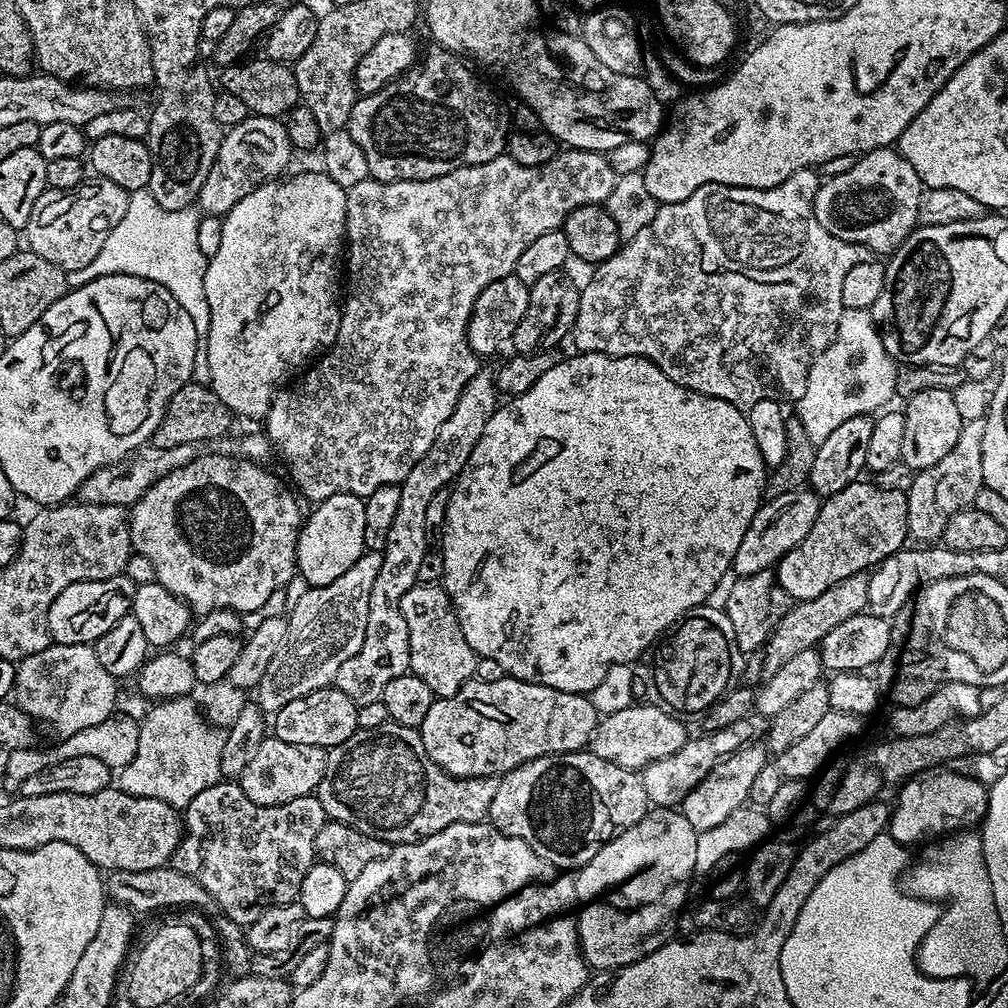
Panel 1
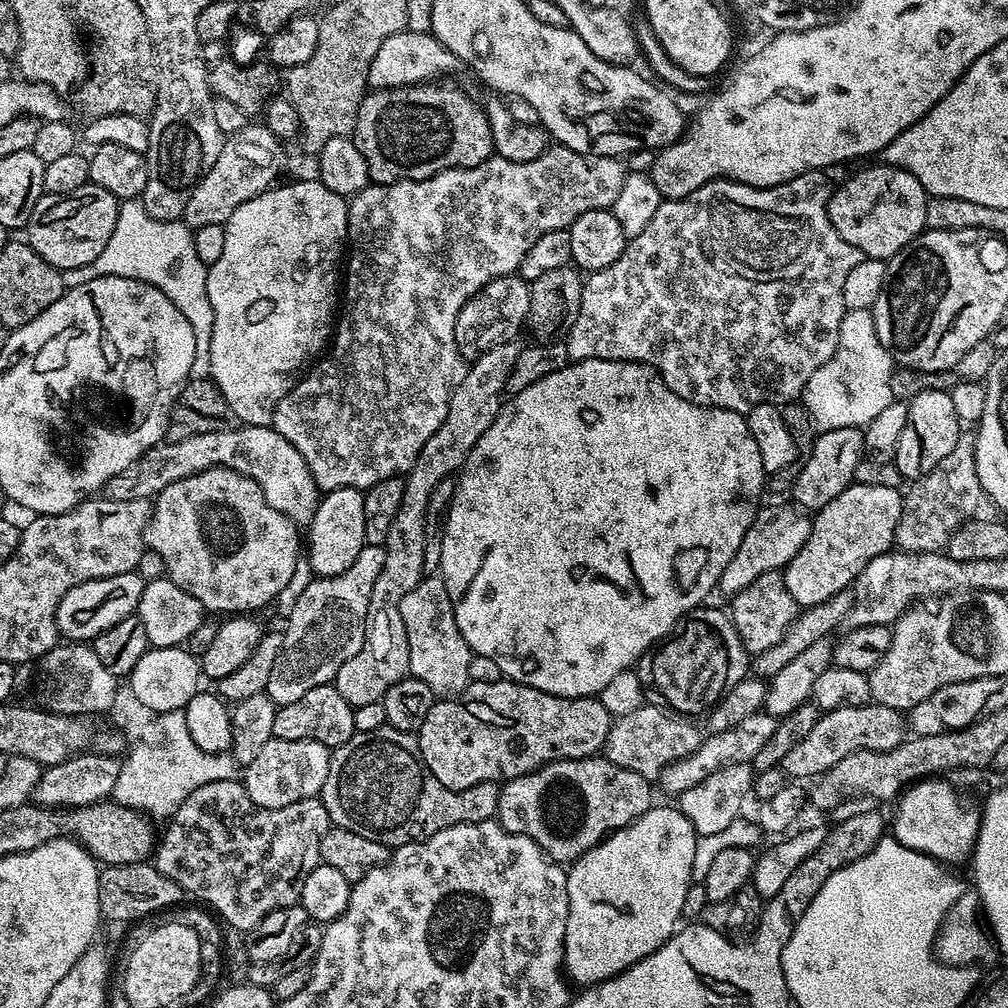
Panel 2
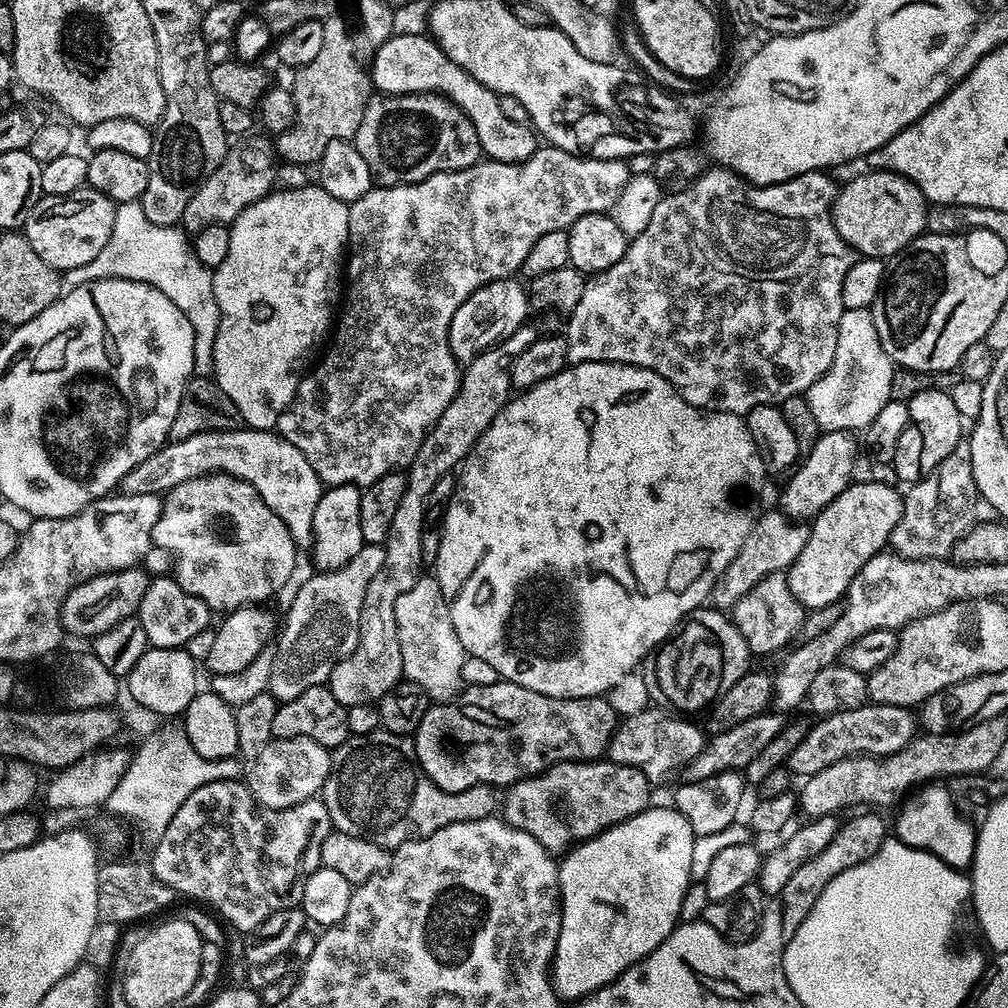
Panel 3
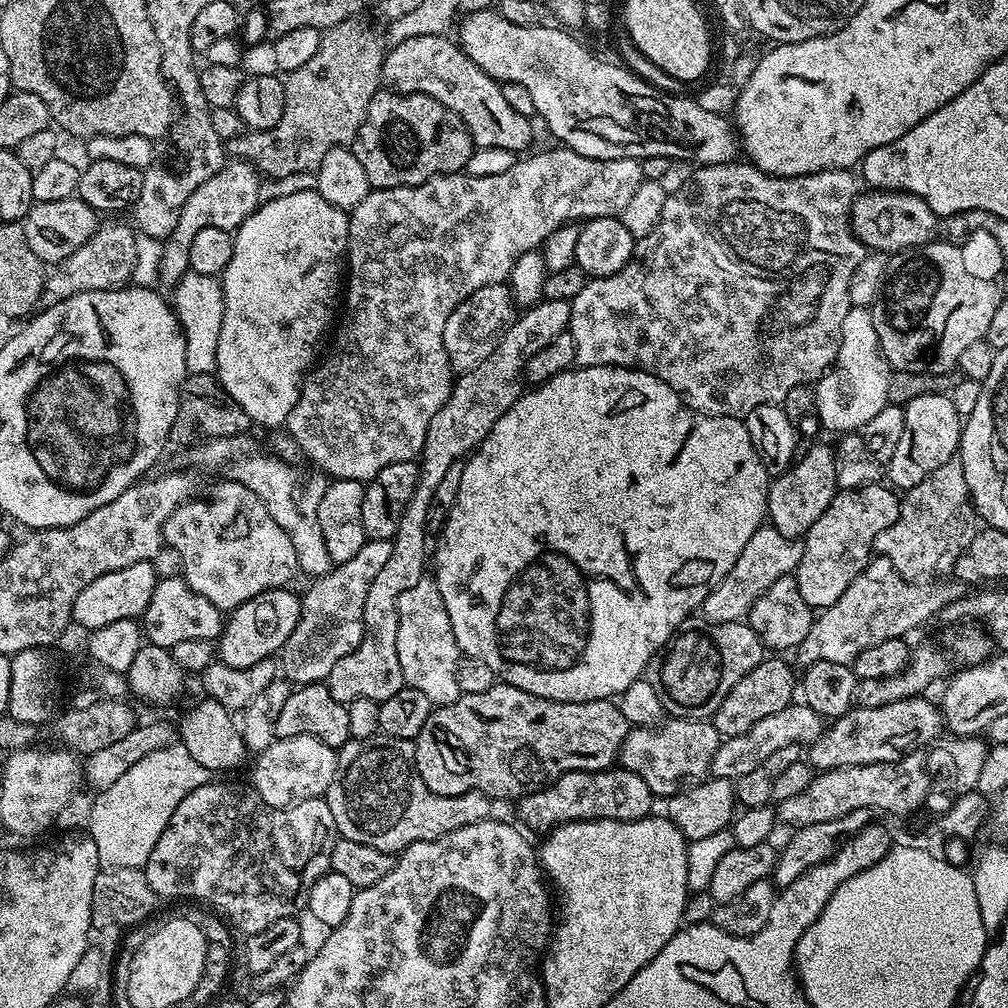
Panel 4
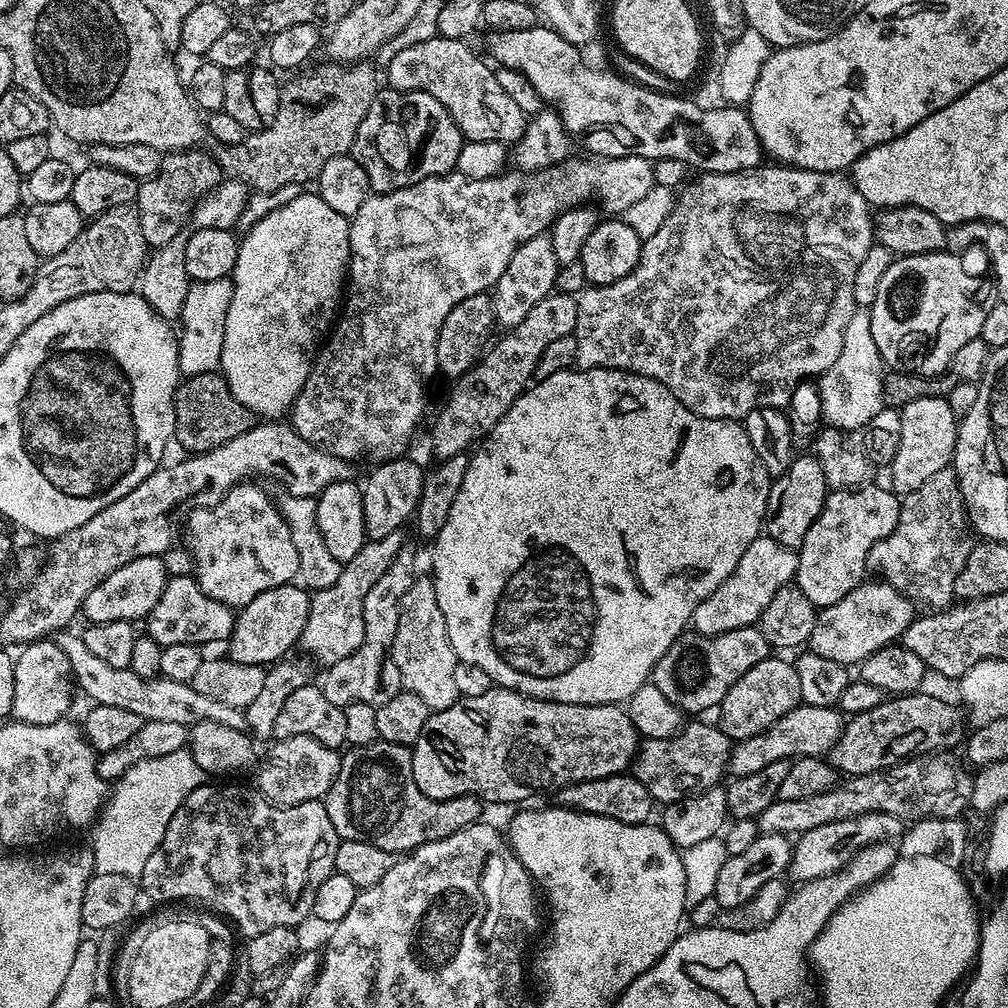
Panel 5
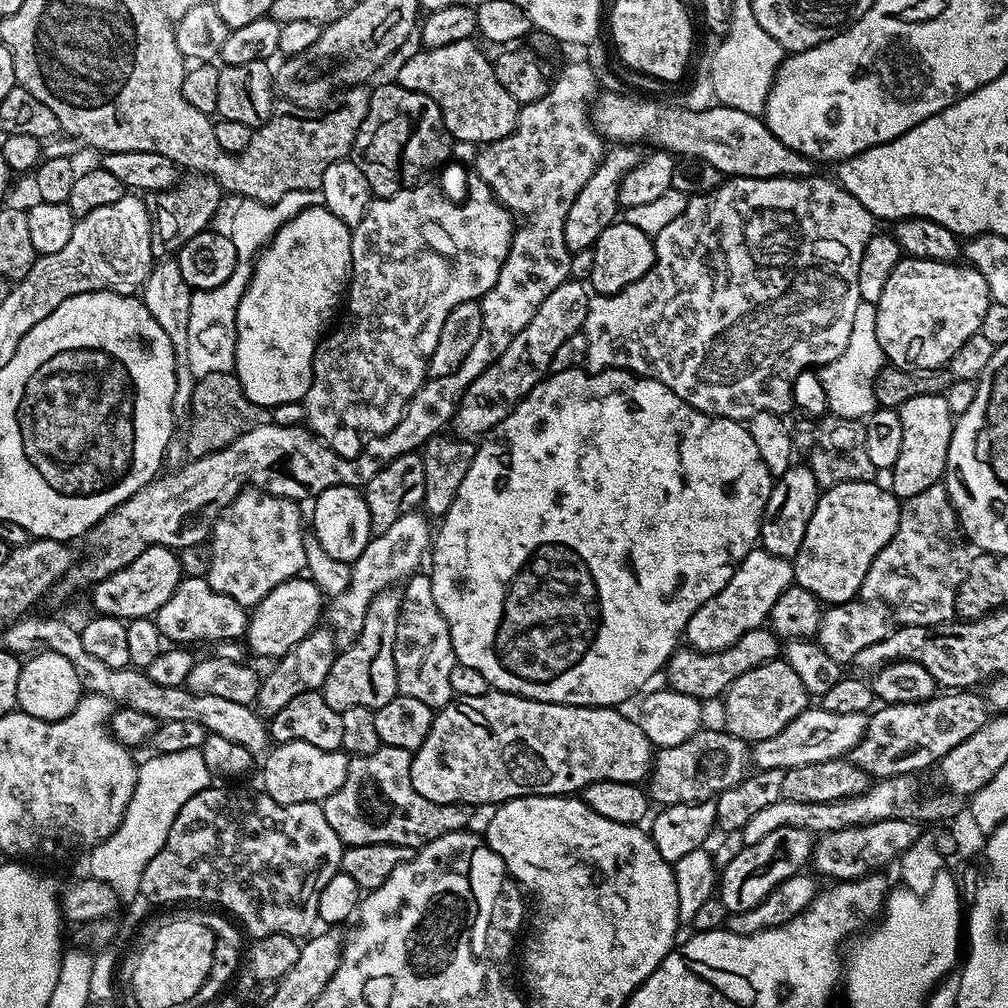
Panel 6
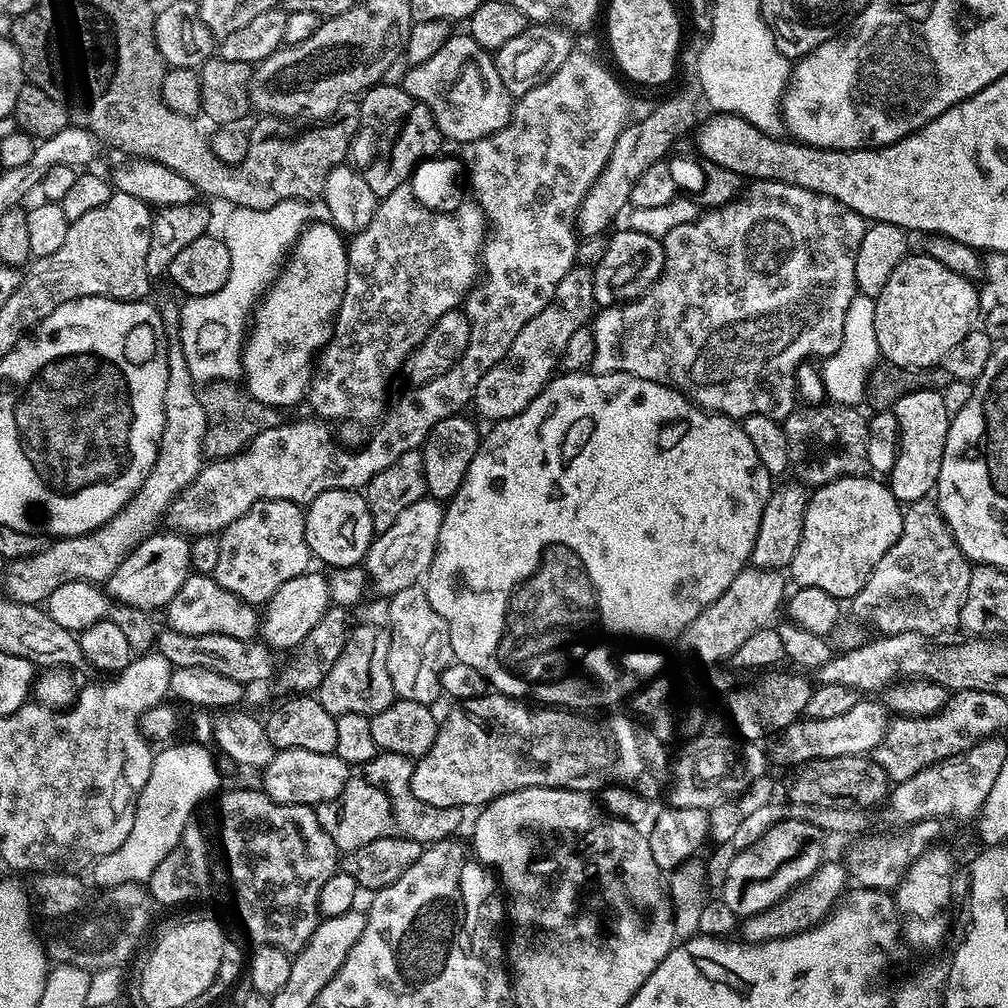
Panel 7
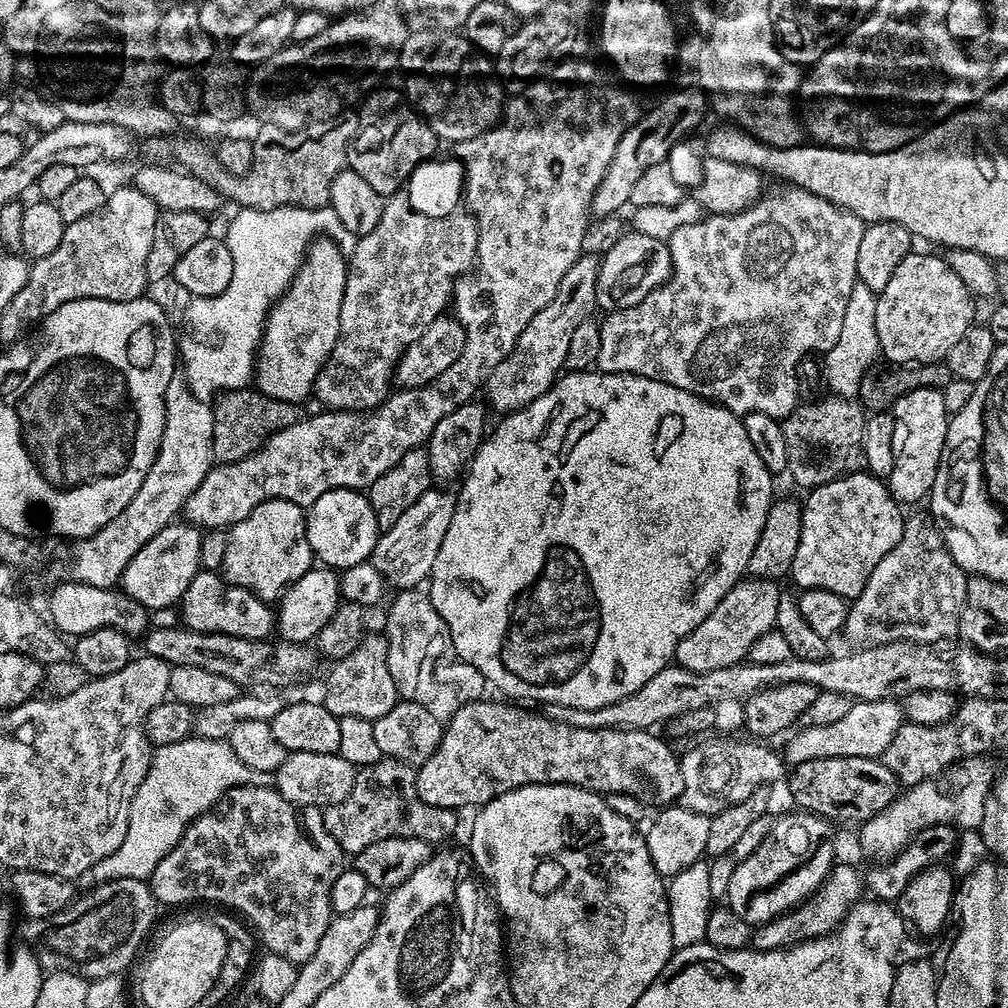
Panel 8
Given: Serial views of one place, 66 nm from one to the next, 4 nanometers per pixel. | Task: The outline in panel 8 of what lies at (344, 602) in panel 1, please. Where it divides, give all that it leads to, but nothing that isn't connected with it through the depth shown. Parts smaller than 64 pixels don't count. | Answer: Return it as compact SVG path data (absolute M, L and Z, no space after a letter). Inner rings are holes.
M429 490L394 522L394 526L383 529L379 533L372 551L370 562L382 574L382 578L393 589L416 588L423 585L432 575L434 558L438 558L438 546L442 546L442 538L446 534L446 526L450 526L450 518L454 507L454 496L450 491L436 492Z

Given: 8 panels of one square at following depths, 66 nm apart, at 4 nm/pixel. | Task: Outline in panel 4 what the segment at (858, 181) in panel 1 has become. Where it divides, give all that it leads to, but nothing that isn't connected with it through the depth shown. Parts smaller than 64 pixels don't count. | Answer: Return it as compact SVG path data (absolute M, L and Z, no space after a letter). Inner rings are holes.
M864 190L852 204L852 233L865 249L885 254L907 252L929 243L938 232L938 217L913 192Z

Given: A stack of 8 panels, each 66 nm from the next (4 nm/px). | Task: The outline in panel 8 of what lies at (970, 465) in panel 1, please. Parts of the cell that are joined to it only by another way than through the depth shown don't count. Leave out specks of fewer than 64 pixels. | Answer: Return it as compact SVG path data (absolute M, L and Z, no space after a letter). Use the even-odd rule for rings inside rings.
M909 515L905 519L904 533L902 538L898 538L898 546L894 546L894 550L890 550L890 554L886 554L878 566L874 566L862 594L851 601L842 629L843 635L848 635L852 643L849 645L893 644L899 640L911 640L913 644L933 644L939 640L951 640L959 633L968 576L958 566L958 562L954 562L944 541L945 533L939 532L935 528L937 525L925 516Z

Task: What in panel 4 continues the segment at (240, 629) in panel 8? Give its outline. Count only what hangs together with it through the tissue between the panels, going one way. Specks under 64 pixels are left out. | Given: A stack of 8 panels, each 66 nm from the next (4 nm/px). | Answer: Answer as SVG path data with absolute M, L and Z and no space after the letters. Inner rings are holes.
M180 576L157 579L154 594L150 596L150 606L146 606L142 617L142 627L147 643L171 650L178 642L186 642L193 638L219 641L224 631L226 616L221 608L214 606L210 598L202 598Z

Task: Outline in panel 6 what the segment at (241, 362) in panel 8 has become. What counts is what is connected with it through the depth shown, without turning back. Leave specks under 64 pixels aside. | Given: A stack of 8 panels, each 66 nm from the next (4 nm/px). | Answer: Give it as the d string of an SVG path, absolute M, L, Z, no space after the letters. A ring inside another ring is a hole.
M318 190L311 192L291 192L282 194L278 202L263 204L257 200L241 199L232 216L230 235L236 251L236 269L222 286L214 286L214 290L205 292L193 291L190 298L190 326L186 334L186 350L188 365L192 375L199 378L206 374L214 374L217 370L232 372L236 366L236 311L238 302L242 302L242 294L246 290L248 280L252 276L252 266L265 246L274 238L274 234L290 218L302 210L323 205L324 195Z

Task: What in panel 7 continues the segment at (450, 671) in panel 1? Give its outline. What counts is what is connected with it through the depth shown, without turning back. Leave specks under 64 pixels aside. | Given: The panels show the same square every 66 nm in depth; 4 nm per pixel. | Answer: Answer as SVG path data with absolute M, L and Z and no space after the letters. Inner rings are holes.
M420 582L406 586L406 590L398 590L387 604L390 654L386 654L386 670L390 670L392 691L402 700L435 705L435 700L442 696L442 670L454 662L446 618L442 618L442 614L430 606L430 598Z

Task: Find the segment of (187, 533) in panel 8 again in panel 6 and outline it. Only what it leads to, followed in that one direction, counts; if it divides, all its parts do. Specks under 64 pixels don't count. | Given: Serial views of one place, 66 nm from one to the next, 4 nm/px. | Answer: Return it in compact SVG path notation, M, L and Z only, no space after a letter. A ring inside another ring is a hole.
M156 544L138 554L138 558L130 562L130 566L118 570L113 576L108 576L95 585L91 589L92 604L99 615L119 616L125 622L144 617L152 618L159 608L166 606L166 598L174 594L181 579L179 555L173 549Z

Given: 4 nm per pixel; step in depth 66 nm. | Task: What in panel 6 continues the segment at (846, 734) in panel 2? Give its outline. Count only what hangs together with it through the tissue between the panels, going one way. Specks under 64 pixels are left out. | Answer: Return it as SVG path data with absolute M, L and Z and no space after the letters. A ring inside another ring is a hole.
M948 690L922 702L877 707L868 716L864 737L852 747L852 764L872 778L909 776L920 774L923 768L931 769L990 718L988 701L978 693L976 690Z

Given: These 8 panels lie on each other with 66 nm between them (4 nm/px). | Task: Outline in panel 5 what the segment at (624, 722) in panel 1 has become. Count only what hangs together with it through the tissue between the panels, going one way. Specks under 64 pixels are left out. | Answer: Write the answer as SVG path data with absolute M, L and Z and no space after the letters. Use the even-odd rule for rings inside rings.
M688 722L674 736L641 739L636 749L636 757L632 759L630 772L638 778L638 782L642 782L642 786L646 786L646 790L650 790L657 805L673 804L702 790L717 787L728 772L732 745L733 741L715 723Z

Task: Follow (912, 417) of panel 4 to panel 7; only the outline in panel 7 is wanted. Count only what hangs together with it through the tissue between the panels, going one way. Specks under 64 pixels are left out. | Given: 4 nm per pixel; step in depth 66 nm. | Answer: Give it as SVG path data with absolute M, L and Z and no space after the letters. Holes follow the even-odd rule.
M934 388L914 390L914 394L898 398L894 411L900 427L900 449L894 470L887 473L886 483L894 498L907 506L933 495L942 470L950 413L946 410L946 402L942 402L942 391Z

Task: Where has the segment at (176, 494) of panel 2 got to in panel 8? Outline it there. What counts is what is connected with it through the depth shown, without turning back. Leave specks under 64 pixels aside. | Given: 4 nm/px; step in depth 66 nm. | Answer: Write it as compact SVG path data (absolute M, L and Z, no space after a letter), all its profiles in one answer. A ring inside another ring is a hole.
M267 500L254 506L254 510L246 514L246 518L242 518L237 524L227 529L227 534L226 556L222 558L220 572L229 584L245 588L247 592L252 592L262 601L279 601L284 591L294 581L302 578L302 574L306 574L314 567L314 557L308 541L308 521L305 509L289 500Z

